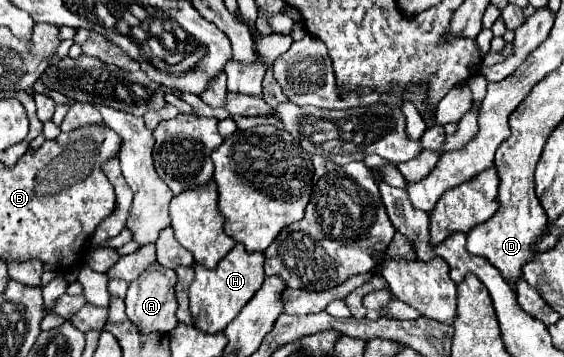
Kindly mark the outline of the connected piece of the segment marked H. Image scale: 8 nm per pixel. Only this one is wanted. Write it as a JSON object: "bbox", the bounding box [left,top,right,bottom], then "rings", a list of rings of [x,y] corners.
{"bbox":[190,244,264,334],"rings":[[[236,244],[226,258],[214,270],[204,266],[194,266],[196,278],[190,286],[190,312],[194,318],[194,326],[206,334],[222,332],[236,314],[246,306],[246,302],[260,290],[264,282],[264,254],[248,254],[244,246]]]}

